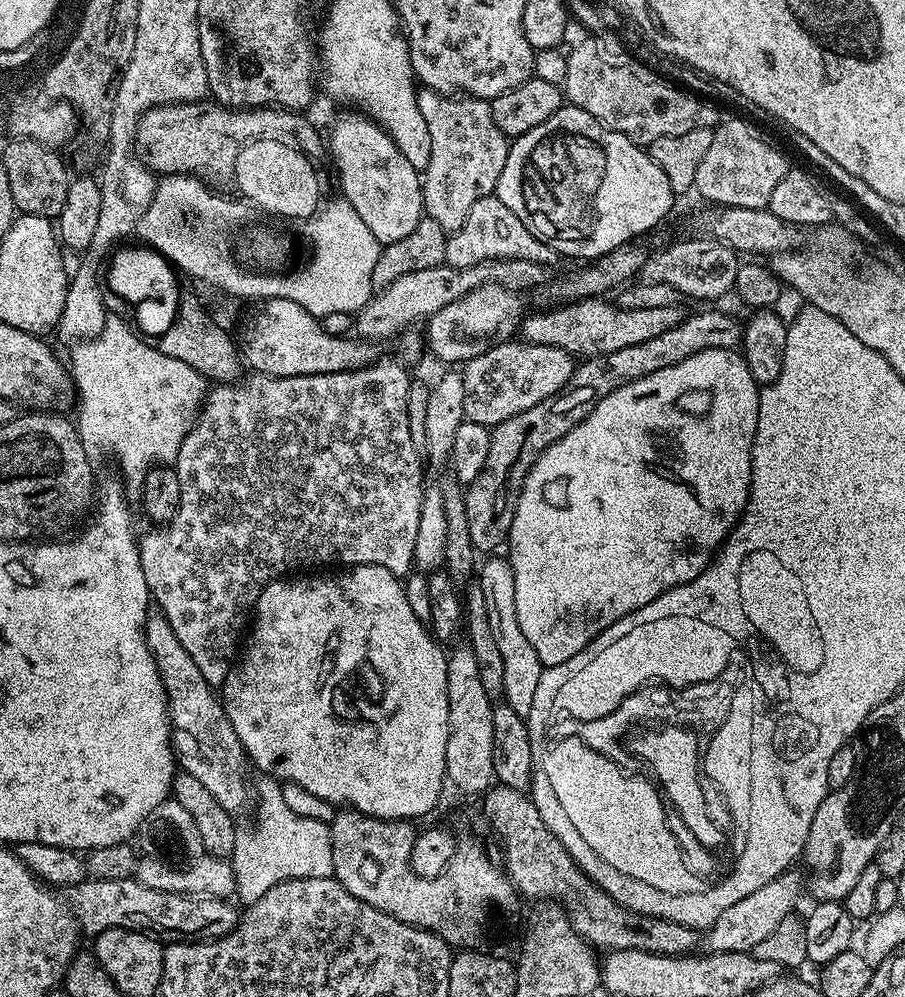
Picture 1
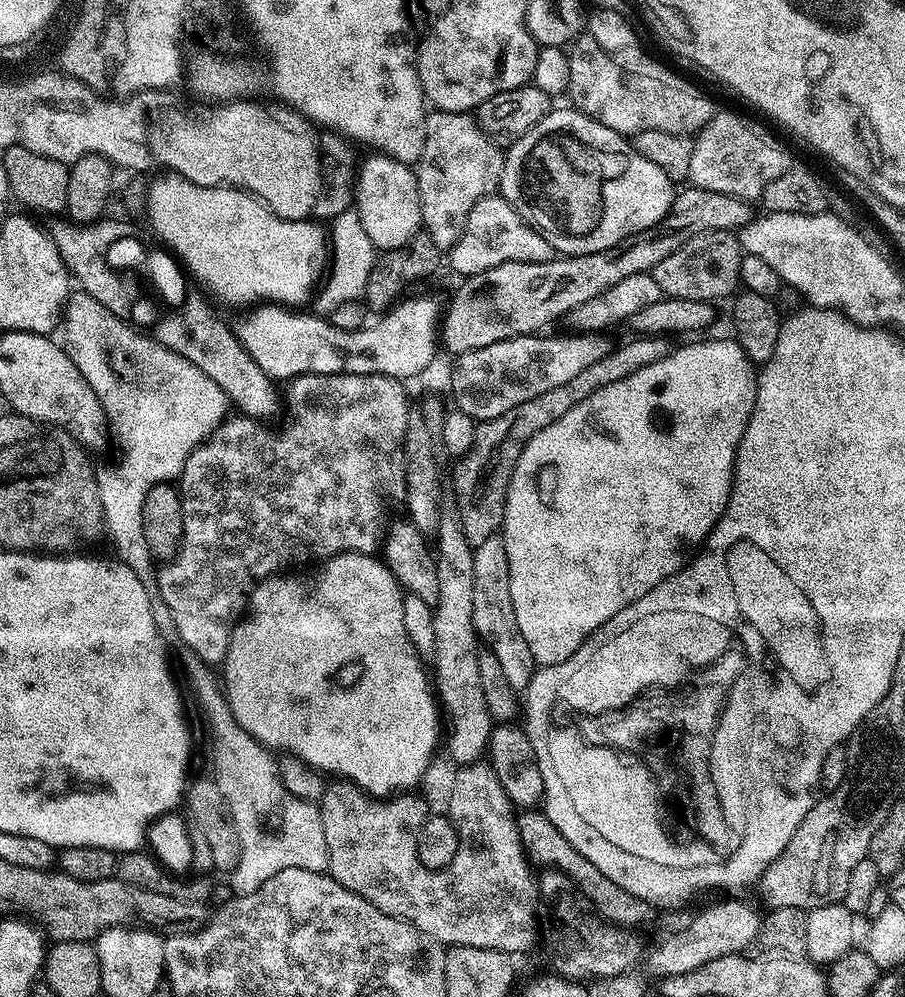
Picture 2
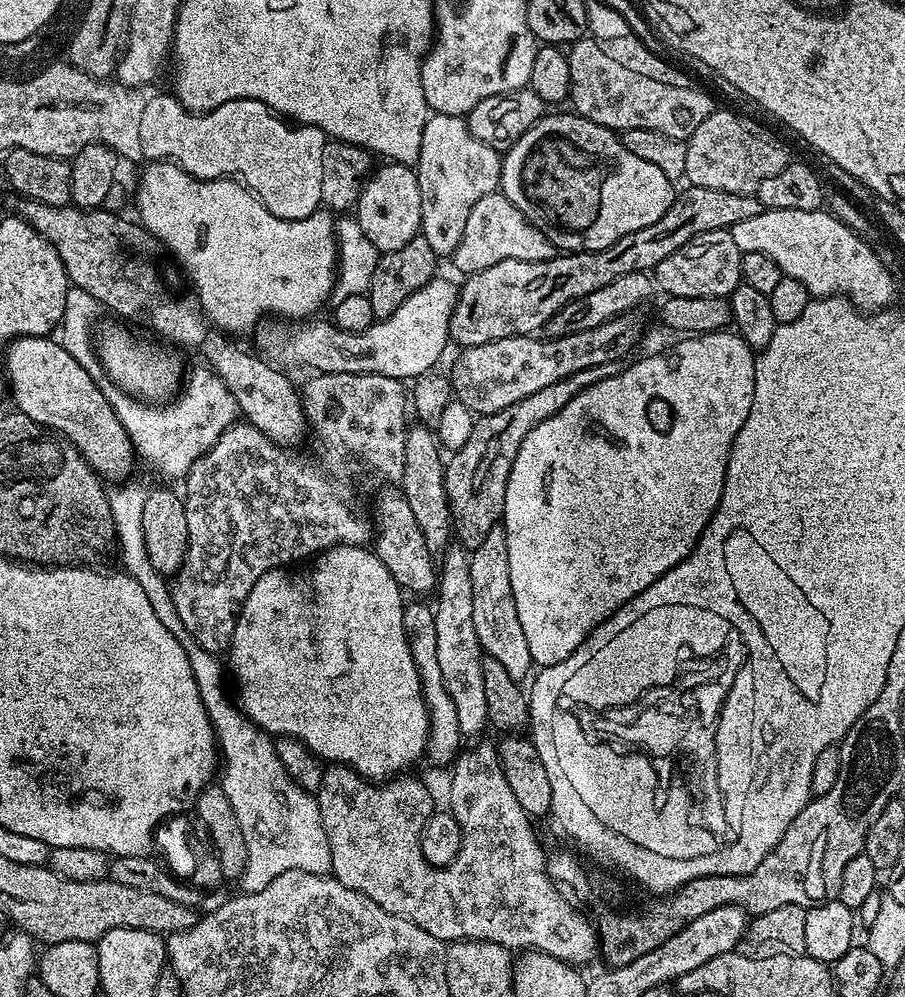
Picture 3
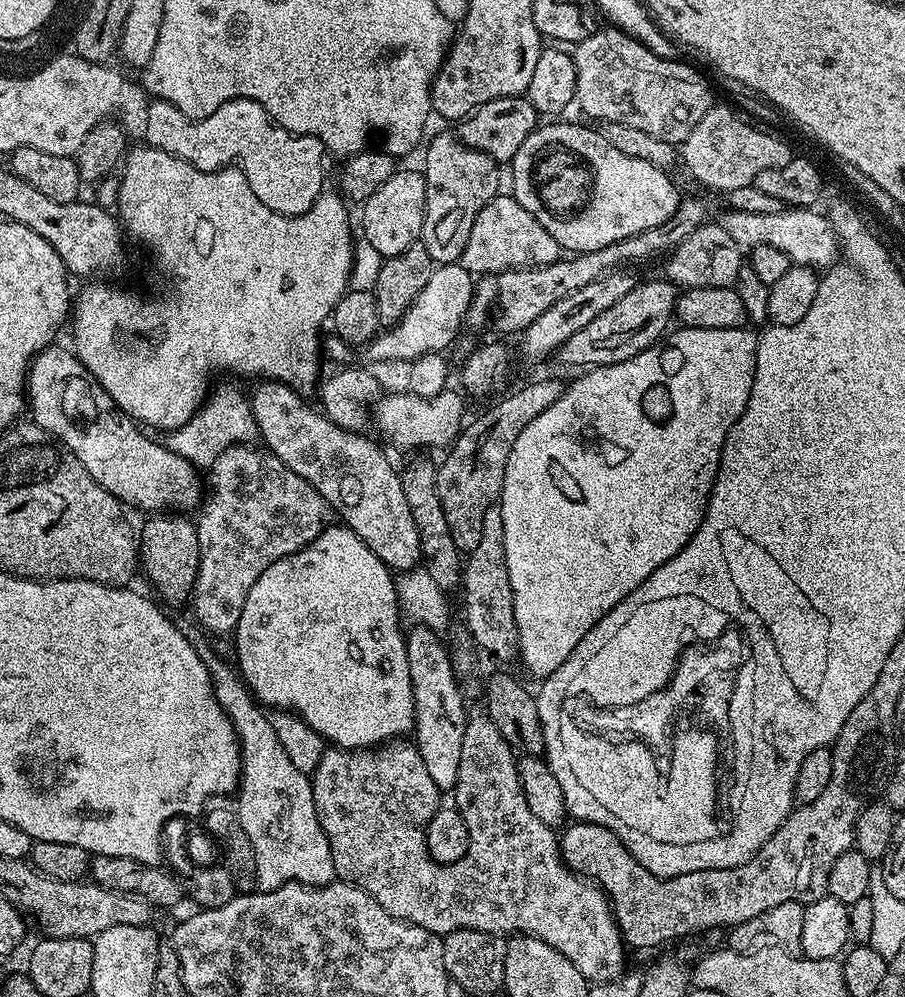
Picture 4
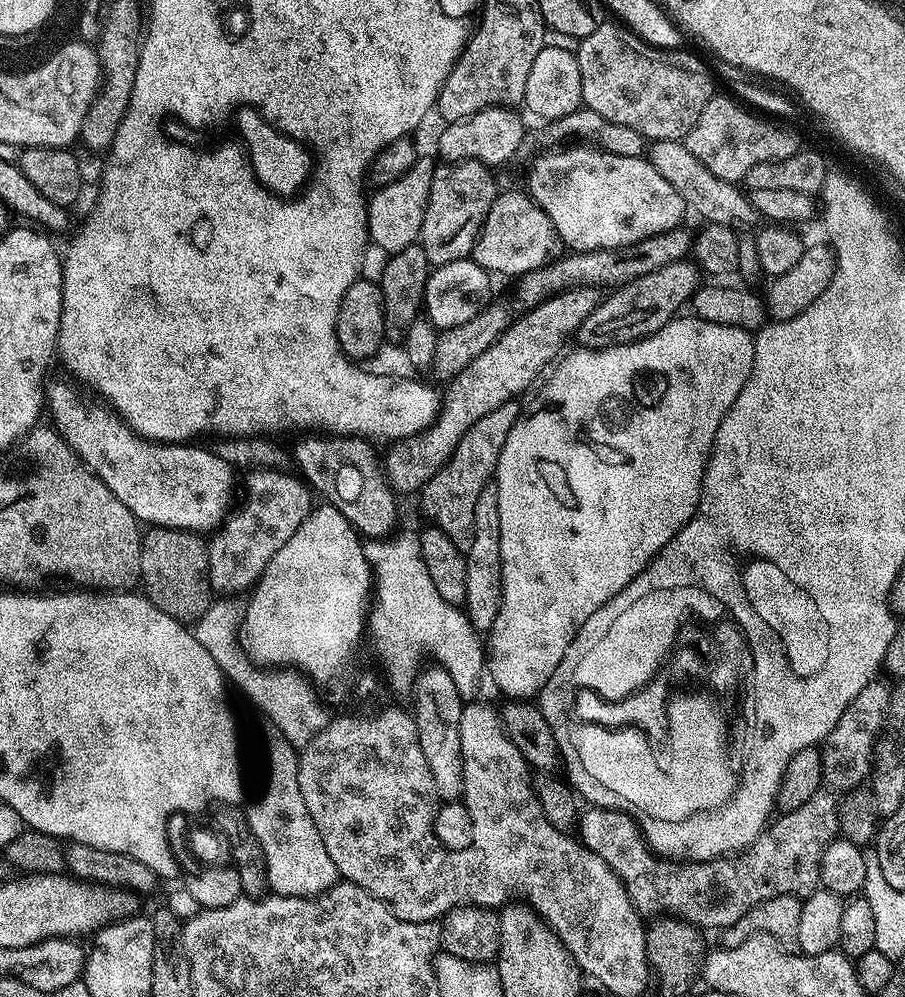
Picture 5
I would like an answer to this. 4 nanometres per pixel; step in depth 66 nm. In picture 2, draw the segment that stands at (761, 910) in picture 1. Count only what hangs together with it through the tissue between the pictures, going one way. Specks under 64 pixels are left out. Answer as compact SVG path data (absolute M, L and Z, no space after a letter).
M720 900L717 904L712 904L698 913L685 928L680 928L673 936L666 937L652 952L652 966L661 975L673 976L674 974L684 974L686 970L698 970L698 966L706 966L706 962L714 962L714 958L726 958L747 953L755 945L761 923L762 916L756 913L754 905L747 904L744 900Z

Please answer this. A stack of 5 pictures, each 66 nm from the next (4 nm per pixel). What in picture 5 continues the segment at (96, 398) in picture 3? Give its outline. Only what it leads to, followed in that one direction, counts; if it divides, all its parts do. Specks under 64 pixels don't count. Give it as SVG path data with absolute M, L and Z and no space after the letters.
M56 380L47 385L46 412L47 415L48 412L52 415L51 427L59 432L61 438L76 451L82 463L108 487L114 498L118 498L118 502L122 502L126 510L136 515L141 525L181 528L183 532L204 534L204 531L207 533L215 529L223 521L233 500L232 468L222 457L215 456L204 448L195 448L195 443L192 442L166 444L145 440L121 420L120 413L115 408L99 399L96 401L83 396L79 392L81 389L75 383L72 384Z

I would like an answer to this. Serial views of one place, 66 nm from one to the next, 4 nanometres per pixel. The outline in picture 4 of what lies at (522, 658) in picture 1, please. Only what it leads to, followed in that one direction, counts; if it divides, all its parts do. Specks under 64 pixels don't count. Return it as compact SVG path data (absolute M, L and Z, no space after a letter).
M493 506L482 518L482 538L473 552L467 553L462 564L462 589L464 588L464 620L468 623L467 635L477 649L485 648L500 660L515 661L516 623L514 622L514 598L510 590L510 578L506 570L506 546L502 530L502 510Z

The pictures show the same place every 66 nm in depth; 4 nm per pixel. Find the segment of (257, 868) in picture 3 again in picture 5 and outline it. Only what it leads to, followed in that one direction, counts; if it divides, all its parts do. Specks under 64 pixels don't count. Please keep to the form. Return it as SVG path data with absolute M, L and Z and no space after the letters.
M271 726L265 729L264 760L268 763L268 781L264 784L264 793L252 805L247 805L246 811L250 830L254 838L258 838L262 854L266 858L268 887L277 896L321 896L337 884L338 873L330 853L322 843L322 834L318 834L318 826L314 826L314 818L310 818L310 810L306 810L306 801L302 799L302 790L298 786L298 750L290 742L286 742L282 730Z

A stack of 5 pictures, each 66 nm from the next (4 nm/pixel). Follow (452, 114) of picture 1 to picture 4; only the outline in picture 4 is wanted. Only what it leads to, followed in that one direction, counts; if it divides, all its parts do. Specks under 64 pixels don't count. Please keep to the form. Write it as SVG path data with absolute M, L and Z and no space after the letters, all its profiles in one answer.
M455 135L436 136L430 140L427 141L428 153L424 156L424 168L422 167L426 182L426 206L419 243L424 245L426 254L430 254L437 265L454 264L459 261L462 250L466 250L466 238L470 238L470 230L474 227L474 218L478 218L478 210L482 210L482 206L486 206L486 202L490 202L501 191L501 165L490 158L490 154L482 154L461 144Z

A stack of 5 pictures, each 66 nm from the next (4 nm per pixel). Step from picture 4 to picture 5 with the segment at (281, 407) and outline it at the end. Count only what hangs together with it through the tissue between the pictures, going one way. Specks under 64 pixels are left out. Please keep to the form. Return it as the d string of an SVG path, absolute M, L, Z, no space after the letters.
M306 434L292 449L292 460L297 464L299 475L308 486L327 503L334 505L344 517L351 522L363 537L367 539L381 539L391 535L398 520L398 504L395 489L387 478L383 463L380 462L373 450L375 448L363 437L339 436L337 434Z

